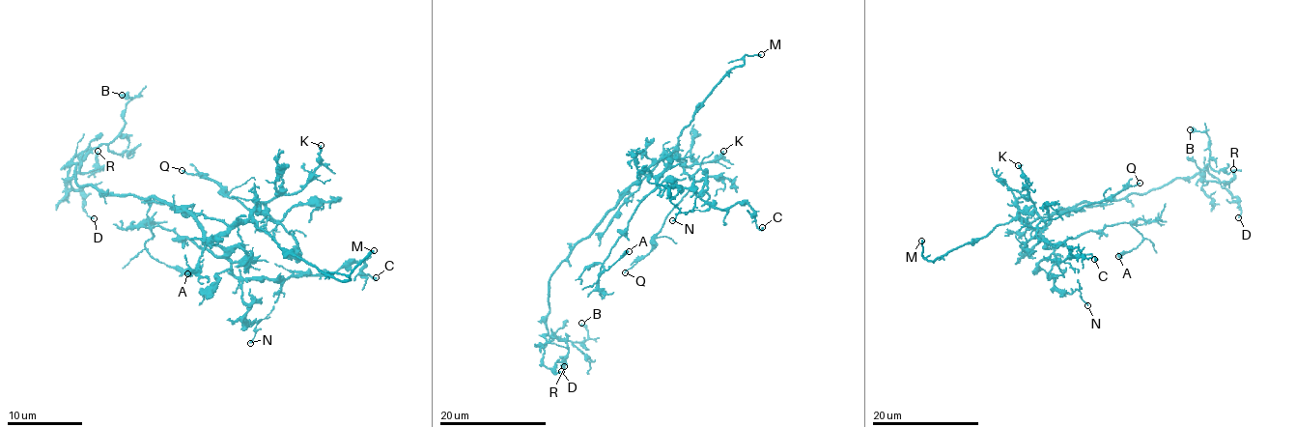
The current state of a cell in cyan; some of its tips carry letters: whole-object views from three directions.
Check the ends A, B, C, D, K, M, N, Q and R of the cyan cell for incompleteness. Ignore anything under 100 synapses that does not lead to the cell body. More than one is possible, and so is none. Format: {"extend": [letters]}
{"extend": ["M"]}

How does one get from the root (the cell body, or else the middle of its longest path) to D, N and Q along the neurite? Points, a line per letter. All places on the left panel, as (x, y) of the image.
D: (173, 204), (78, 185), (76, 164), (71, 162), (75, 153), (68, 186), (80, 192), (82, 208), (94, 218)
N: (173, 204), (197, 222), (209, 243), (225, 249), (242, 301), (250, 303), (246, 322), (259, 322), (250, 343)
Q: (173, 204), (225, 224), (240, 224), (251, 212), (265, 212), (278, 222), (231, 198), (212, 179), (182, 170)

